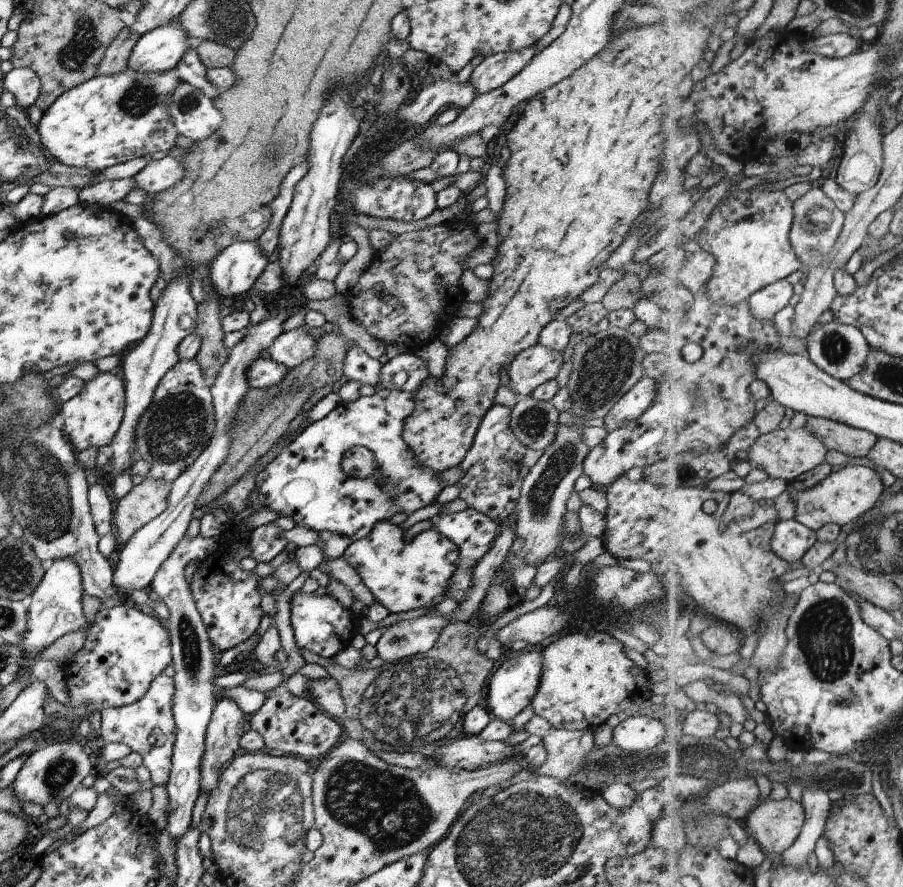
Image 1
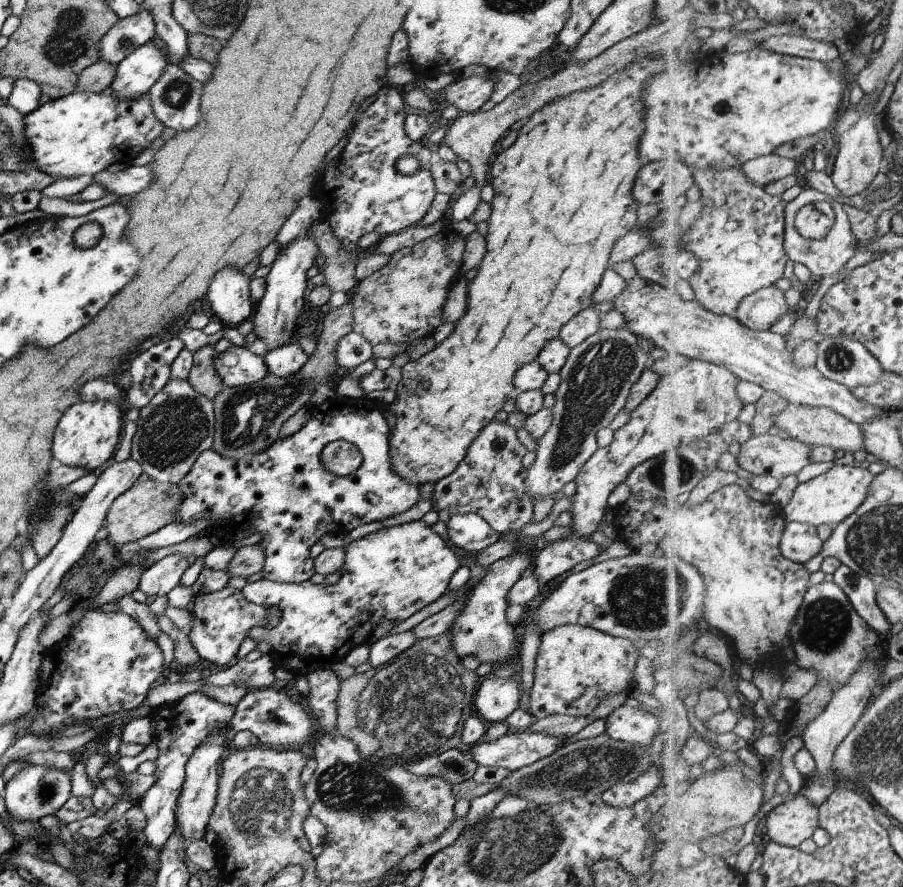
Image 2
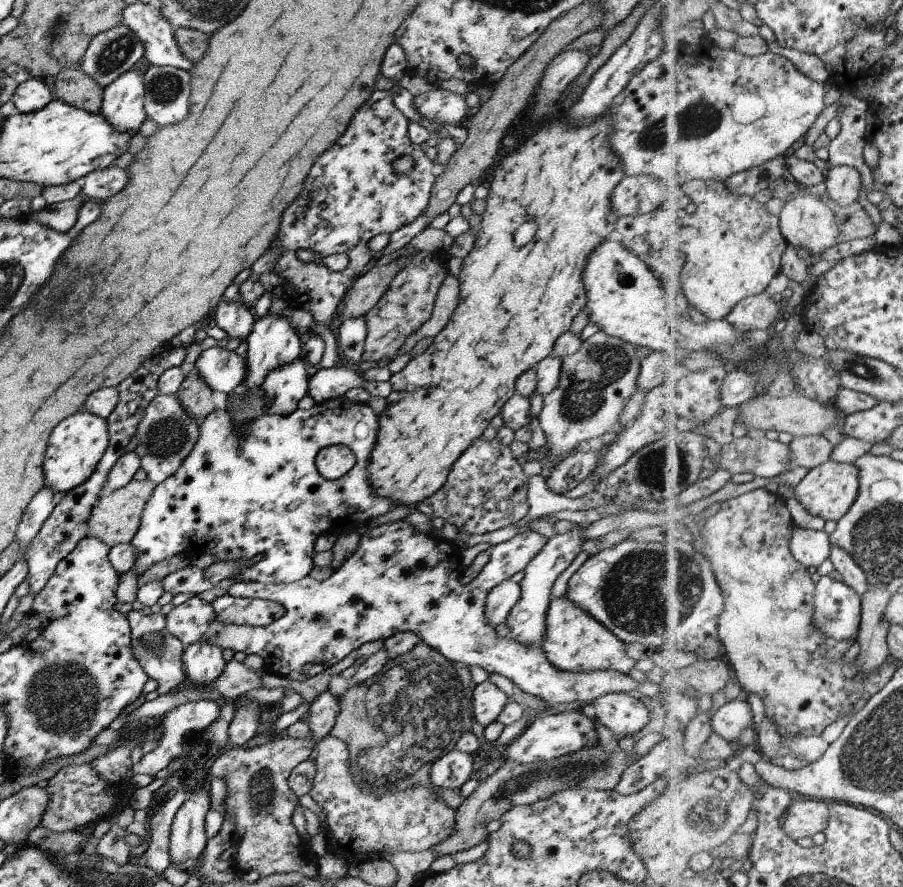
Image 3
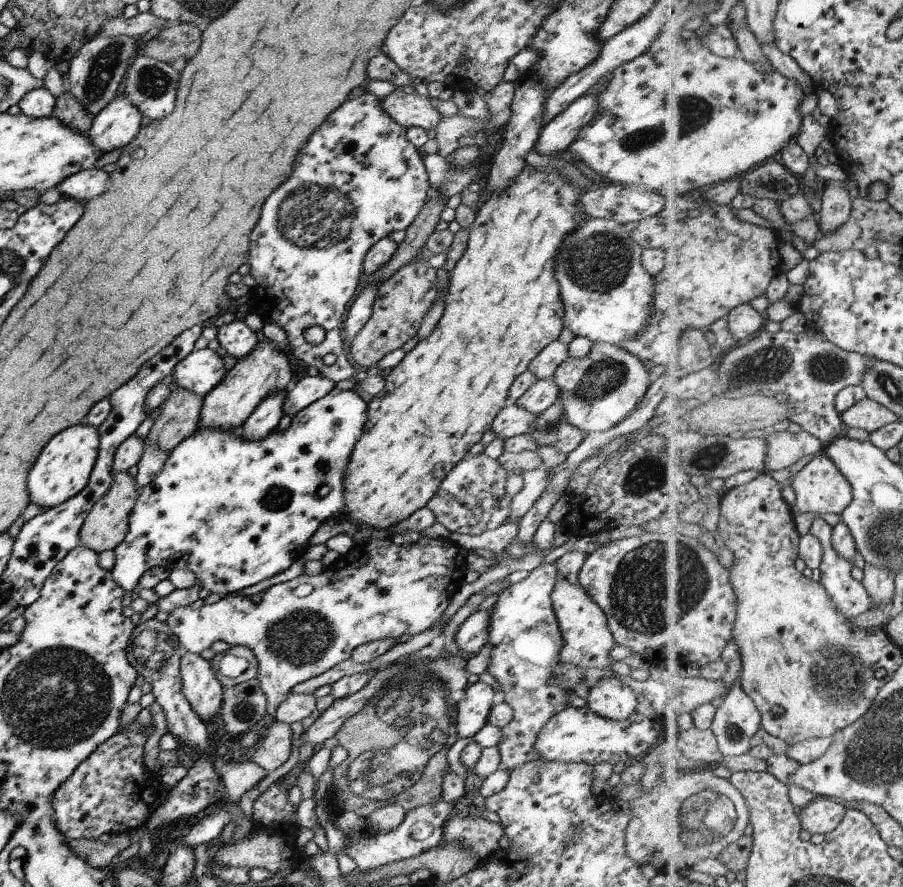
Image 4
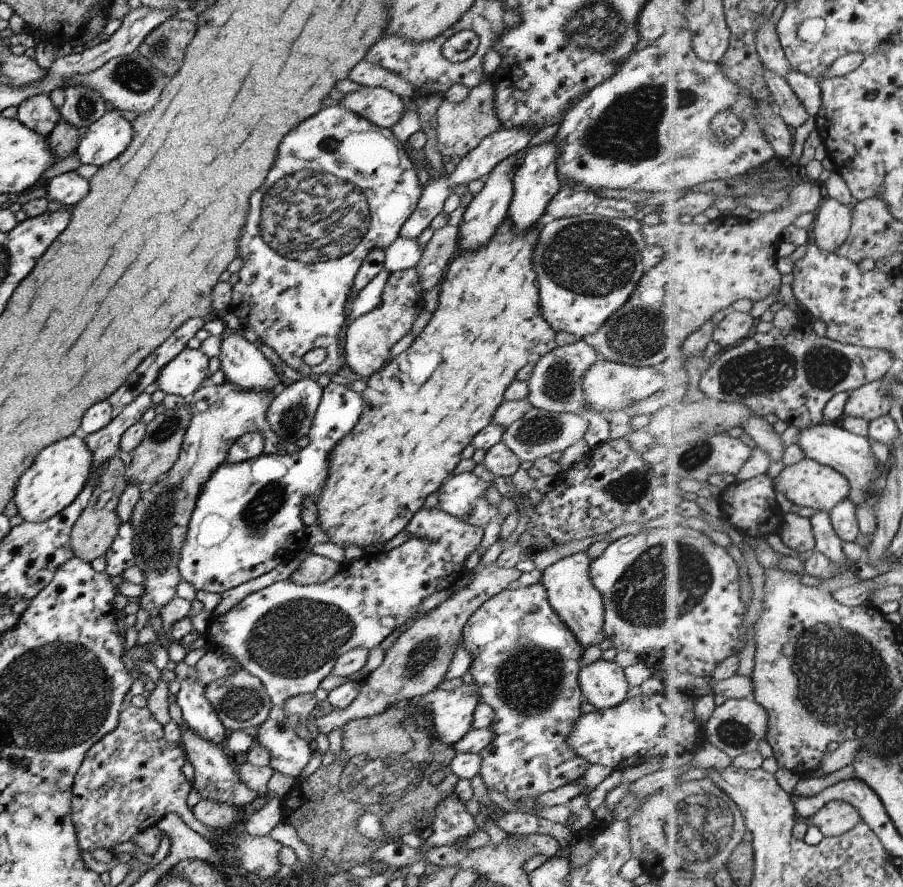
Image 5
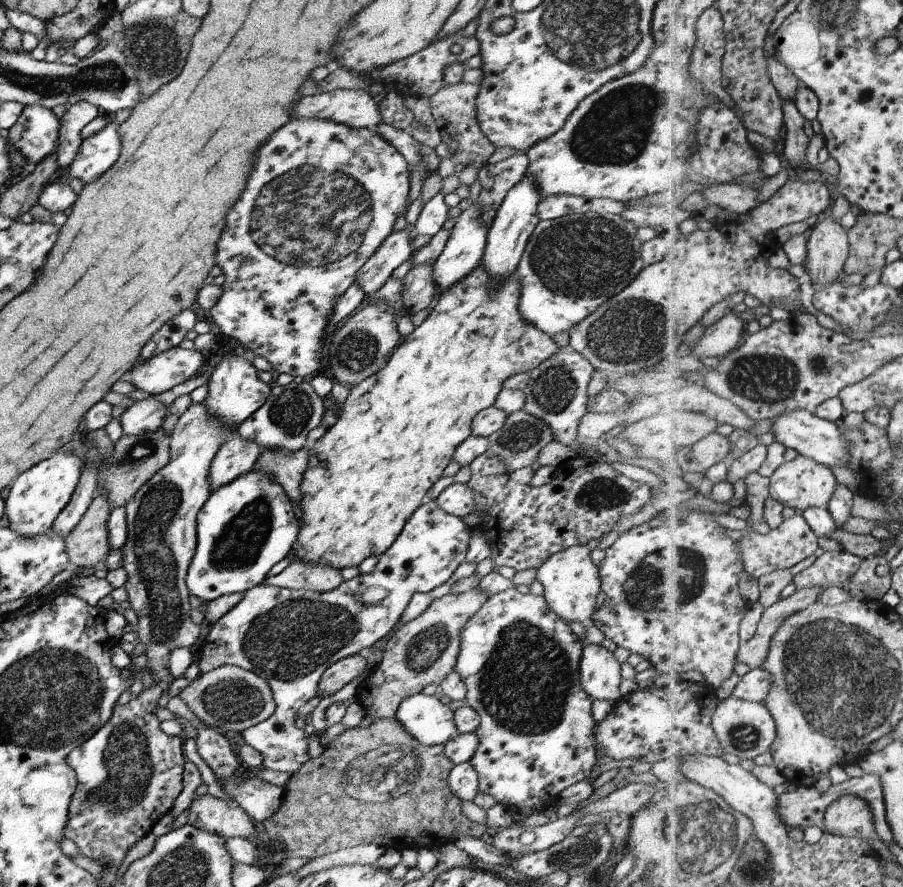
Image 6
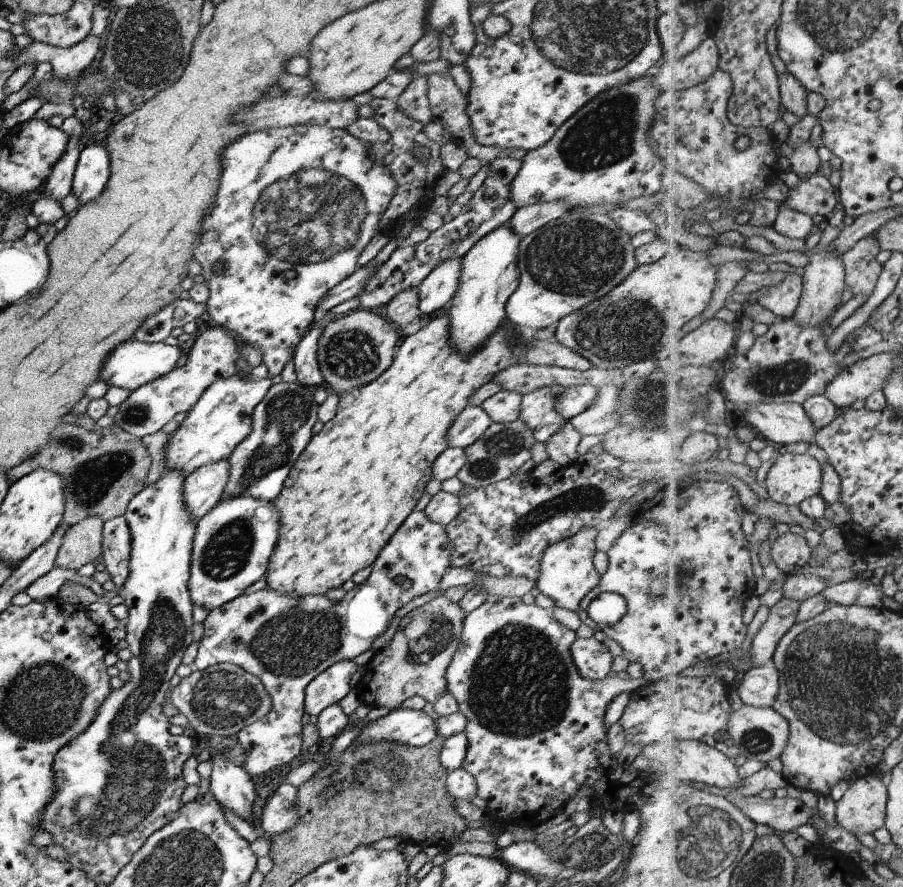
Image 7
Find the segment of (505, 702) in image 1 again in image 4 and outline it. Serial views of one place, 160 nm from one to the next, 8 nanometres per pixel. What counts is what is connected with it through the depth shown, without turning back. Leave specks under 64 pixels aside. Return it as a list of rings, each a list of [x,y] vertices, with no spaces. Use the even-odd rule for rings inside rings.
[[[475,682],[465,690],[450,692],[450,698],[455,701],[457,718],[455,718],[455,731],[458,738],[471,740],[472,737],[487,722],[487,714],[493,707],[495,692],[483,682]]]

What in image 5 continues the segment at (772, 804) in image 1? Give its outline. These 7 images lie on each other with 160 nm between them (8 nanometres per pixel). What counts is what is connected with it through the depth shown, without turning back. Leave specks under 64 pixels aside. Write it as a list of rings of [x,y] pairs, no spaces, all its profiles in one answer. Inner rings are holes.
[[[833,801],[823,806],[807,823],[818,826],[825,837],[835,837],[849,832],[861,821],[862,816],[851,803]]]

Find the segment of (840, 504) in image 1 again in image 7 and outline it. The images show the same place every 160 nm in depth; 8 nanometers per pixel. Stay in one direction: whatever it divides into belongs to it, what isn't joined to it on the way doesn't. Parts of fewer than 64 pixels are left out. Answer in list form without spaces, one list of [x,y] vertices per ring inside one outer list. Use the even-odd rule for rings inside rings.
[[[784,449],[769,469],[764,487],[771,500],[783,505],[800,505],[819,494],[822,484],[822,465],[815,458]]]

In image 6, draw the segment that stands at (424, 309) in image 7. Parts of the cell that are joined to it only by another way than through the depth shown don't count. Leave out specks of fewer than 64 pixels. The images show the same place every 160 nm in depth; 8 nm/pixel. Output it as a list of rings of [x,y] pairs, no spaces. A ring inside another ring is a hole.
[[[475,202],[467,210],[460,212],[451,228],[452,233],[447,239],[443,250],[432,262],[432,283],[434,284],[436,295],[461,281],[462,278],[465,278],[467,274],[480,265],[487,229],[488,227],[485,227],[480,220],[478,205]]]

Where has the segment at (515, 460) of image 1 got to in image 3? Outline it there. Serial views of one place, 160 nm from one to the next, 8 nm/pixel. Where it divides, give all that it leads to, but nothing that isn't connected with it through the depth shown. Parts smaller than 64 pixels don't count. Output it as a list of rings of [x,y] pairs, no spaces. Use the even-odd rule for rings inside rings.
[[[495,439],[474,440],[451,465],[443,486],[429,498],[415,505],[430,518],[442,518],[453,524],[462,535],[487,534],[503,526],[515,524],[528,509],[526,490],[528,477],[517,464],[509,447]]]

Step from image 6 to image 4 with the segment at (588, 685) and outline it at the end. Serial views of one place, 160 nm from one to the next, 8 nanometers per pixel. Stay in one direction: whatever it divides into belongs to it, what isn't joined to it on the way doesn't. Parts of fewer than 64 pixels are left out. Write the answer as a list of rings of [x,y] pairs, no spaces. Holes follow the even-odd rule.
[[[617,678],[599,680],[589,688],[586,706],[593,714],[609,721],[623,722],[631,714],[645,705],[646,698],[638,698],[629,686],[621,684]]]

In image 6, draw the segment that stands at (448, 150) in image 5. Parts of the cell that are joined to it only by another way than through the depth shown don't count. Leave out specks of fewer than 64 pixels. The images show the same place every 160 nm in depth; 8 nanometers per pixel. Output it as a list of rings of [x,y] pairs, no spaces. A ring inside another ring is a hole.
[[[469,83],[441,85],[428,99],[430,111],[435,121],[440,142],[446,144],[452,152],[455,163],[474,164],[482,166],[487,158],[493,154],[494,146],[483,136],[475,116],[475,97],[479,87]]]

